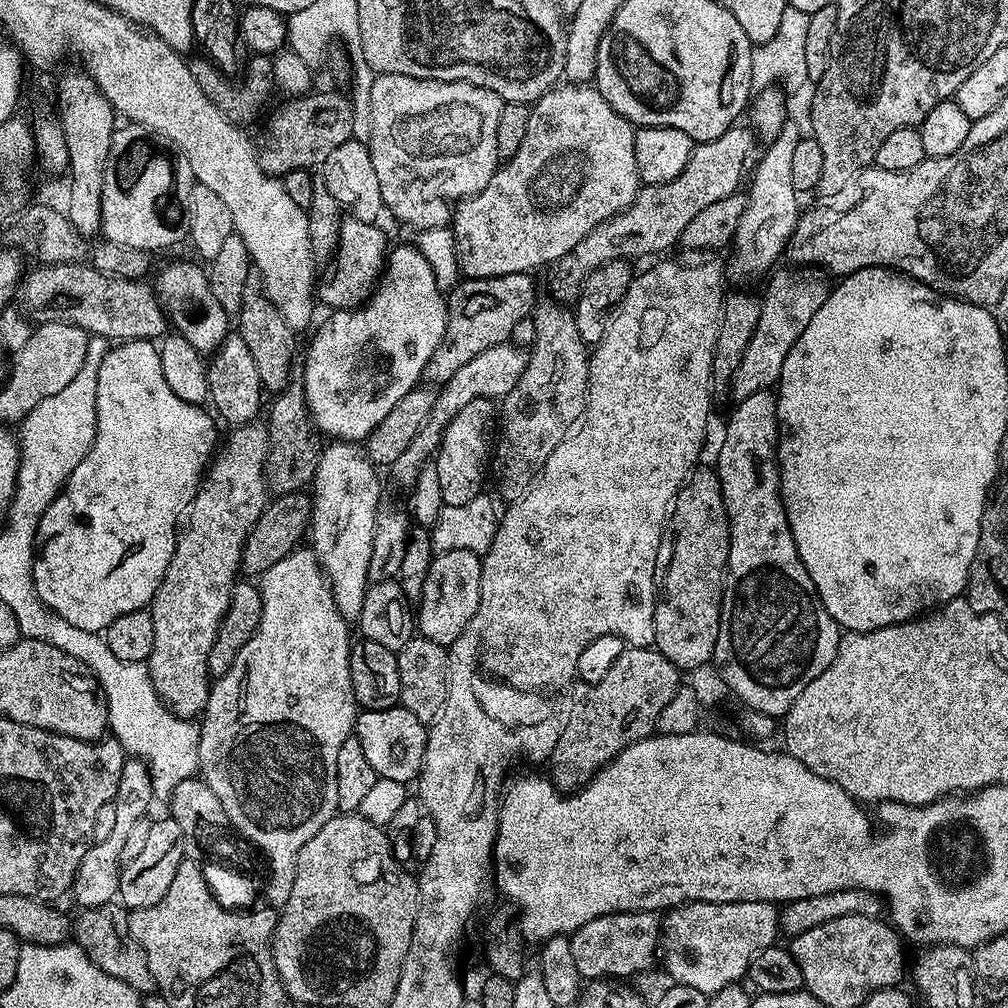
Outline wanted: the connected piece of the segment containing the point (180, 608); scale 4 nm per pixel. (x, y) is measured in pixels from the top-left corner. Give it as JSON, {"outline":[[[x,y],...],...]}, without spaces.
{"outline":[[[253,422],[233,427],[228,441],[215,453],[196,498],[186,512],[188,525],[175,537],[170,566],[152,600],[154,650],[146,661],[160,701],[177,716],[196,718],[203,713],[212,684],[208,674],[210,646],[228,609],[232,585],[241,571],[244,539],[270,503],[265,475],[268,429]]]}

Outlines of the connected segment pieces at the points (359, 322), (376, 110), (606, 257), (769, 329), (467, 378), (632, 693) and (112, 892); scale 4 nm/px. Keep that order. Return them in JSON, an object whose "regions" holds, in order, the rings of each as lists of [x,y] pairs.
{"regions":[[[[411,243],[400,244],[391,249],[388,253],[387,261],[384,265],[384,274],[380,278],[372,297],[365,304],[358,308],[346,308],[336,310],[331,313],[332,317],[317,330],[312,336],[312,342],[308,346],[308,357],[304,360],[304,373],[302,379],[304,382],[304,393],[306,394],[306,402],[308,410],[312,417],[312,423],[325,437],[331,438],[336,442],[364,442],[367,441],[368,435],[374,430],[374,426],[378,426],[378,422],[382,422],[382,418],[386,418],[386,414],[390,414],[397,402],[402,399],[405,394],[410,394],[412,388],[417,387],[421,383],[424,376],[424,368],[430,362],[430,358],[434,354],[434,350],[442,342],[442,338],[446,334],[446,326],[448,325],[448,305],[446,296],[440,290],[438,282],[435,280],[434,270],[431,269],[430,262],[423,257],[417,247]]],[[[379,74],[370,86],[371,133],[367,142],[370,158],[373,159],[374,171],[378,174],[384,207],[392,216],[396,215],[404,224],[413,224],[416,230],[425,228],[442,228],[451,221],[454,202],[467,200],[478,195],[490,182],[498,167],[496,147],[498,146],[498,114],[502,114],[505,101],[485,88],[467,84],[461,80],[419,80],[402,74]]],[[[748,126],[740,127],[730,127],[718,138],[697,143],[690,154],[690,162],[686,162],[686,170],[682,170],[682,174],[678,174],[678,178],[665,184],[650,184],[641,187],[640,193],[632,200],[630,207],[619,212],[617,216],[611,216],[594,230],[590,230],[590,234],[586,234],[586,238],[582,238],[582,242],[578,242],[578,246],[574,246],[574,250],[570,250],[570,254],[557,260],[554,265],[556,278],[552,284],[552,292],[550,292],[551,299],[557,302],[571,301],[579,293],[586,278],[590,278],[590,274],[594,274],[594,270],[598,270],[610,262],[615,260],[632,262],[635,261],[635,256],[652,256],[655,252],[666,251],[671,244],[675,245],[679,241],[682,230],[686,230],[686,226],[690,226],[694,214],[702,214],[702,210],[706,210],[706,206],[714,206],[714,202],[718,202],[722,198],[737,195],[739,188],[736,187],[740,183],[742,183],[741,185],[745,183],[746,177],[753,171],[758,160],[758,148],[756,152],[758,137],[755,131]]],[[[777,271],[767,281],[769,284],[765,286],[764,292],[762,291],[758,326],[750,338],[750,346],[746,346],[746,354],[742,354],[742,362],[738,362],[738,370],[734,370],[732,375],[730,393],[732,392],[733,401],[745,400],[750,398],[750,394],[766,392],[779,385],[786,354],[790,354],[794,342],[802,338],[802,330],[810,326],[810,318],[814,318],[822,302],[826,302],[830,284],[820,277],[823,275],[819,271],[792,271],[796,272]]],[[[509,342],[490,346],[490,350],[482,350],[482,354],[470,358],[470,362],[466,362],[466,366],[454,370],[452,377],[443,381],[439,387],[430,418],[426,418],[426,426],[422,426],[422,430],[418,430],[414,442],[410,442],[410,446],[406,446],[406,451],[391,464],[390,472],[392,472],[393,478],[405,486],[415,484],[422,466],[429,463],[435,457],[436,451],[440,449],[444,431],[446,426],[450,426],[454,414],[458,414],[458,410],[465,408],[469,402],[474,402],[474,398],[486,398],[496,402],[506,394],[510,394],[510,390],[514,390],[514,386],[518,386],[518,378],[522,378],[528,365],[528,358],[529,353],[525,349],[517,348],[515,344]]],[[[631,646],[623,649],[616,656],[616,661],[604,672],[604,677],[597,684],[577,683],[570,692],[570,707],[567,711],[568,721],[558,738],[558,746],[554,746],[550,757],[552,773],[550,779],[557,788],[561,790],[579,790],[585,784],[590,783],[601,770],[610,763],[626,746],[634,742],[644,740],[646,737],[656,732],[658,714],[662,714],[662,709],[670,698],[682,686],[681,669],[670,662],[655,647],[633,648]]],[[[139,758],[125,759],[122,778],[118,778],[116,797],[111,803],[114,806],[114,830],[108,837],[95,841],[86,850],[76,871],[76,879],[72,881],[70,892],[71,895],[76,895],[81,909],[97,908],[103,904],[113,903],[117,899],[122,871],[122,849],[126,837],[130,835],[130,829],[134,827],[134,822],[138,822],[138,818],[149,815],[148,807],[151,806],[152,800],[154,801],[154,793],[148,765]]]]}

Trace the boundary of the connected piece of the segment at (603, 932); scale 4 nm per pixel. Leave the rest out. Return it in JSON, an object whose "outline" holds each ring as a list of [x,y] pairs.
{"outline":[[[619,912],[586,922],[586,926],[582,926],[570,936],[578,974],[585,981],[595,982],[601,978],[624,978],[620,976],[632,976],[635,972],[646,971],[655,960],[657,963],[661,931],[662,920],[655,912]]]}

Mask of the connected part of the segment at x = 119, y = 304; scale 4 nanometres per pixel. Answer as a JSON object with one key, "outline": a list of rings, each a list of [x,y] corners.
{"outline":[[[88,262],[36,266],[29,276],[27,273],[23,277],[18,300],[24,303],[24,316],[37,325],[50,322],[73,324],[91,335],[105,336],[109,342],[155,341],[170,328],[165,305],[147,279],[104,276]]]}

